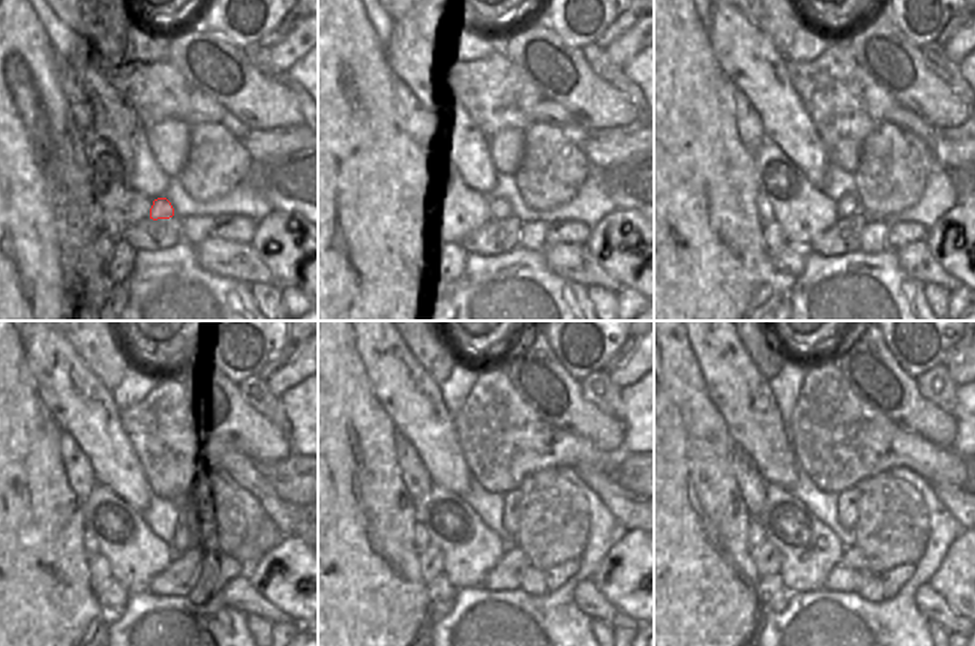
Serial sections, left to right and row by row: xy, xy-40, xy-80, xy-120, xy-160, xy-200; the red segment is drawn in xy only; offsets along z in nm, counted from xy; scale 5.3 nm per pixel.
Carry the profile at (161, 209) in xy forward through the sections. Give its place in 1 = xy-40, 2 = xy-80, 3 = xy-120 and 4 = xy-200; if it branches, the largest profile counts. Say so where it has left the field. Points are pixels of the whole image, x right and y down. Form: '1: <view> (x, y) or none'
1: xy-40 (501, 209)
2: xy-80 (846, 206)
3: xy-120 (176, 543)
4: xy-200 (848, 501)

